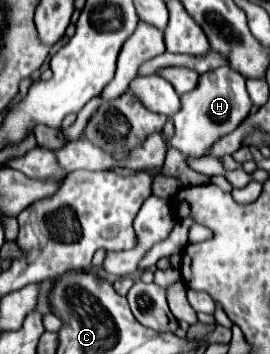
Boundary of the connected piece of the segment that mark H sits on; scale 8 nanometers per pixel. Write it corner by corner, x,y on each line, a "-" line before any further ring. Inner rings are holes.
220,67
200,75
198,87
182,95
180,99
182,109
172,117
174,135
166,141
166,149
178,149
184,155
184,159
206,157
212,145
224,135
232,133
248,117
252,109
252,101
246,91
246,79
230,67

